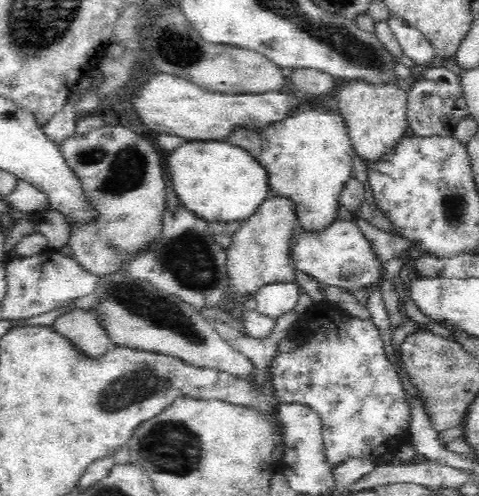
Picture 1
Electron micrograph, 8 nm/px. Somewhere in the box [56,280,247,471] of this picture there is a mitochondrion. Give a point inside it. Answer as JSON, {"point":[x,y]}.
{"point":[138,383]}

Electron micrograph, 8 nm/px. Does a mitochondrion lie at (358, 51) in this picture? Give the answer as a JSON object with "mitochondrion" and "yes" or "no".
{"mitochondrion":"yes"}

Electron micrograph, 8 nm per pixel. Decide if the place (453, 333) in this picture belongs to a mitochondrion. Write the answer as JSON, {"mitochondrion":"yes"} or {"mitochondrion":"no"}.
{"mitochondrion":"no"}

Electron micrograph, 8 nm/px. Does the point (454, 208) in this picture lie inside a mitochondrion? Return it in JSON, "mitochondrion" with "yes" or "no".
{"mitochondrion":"yes"}

